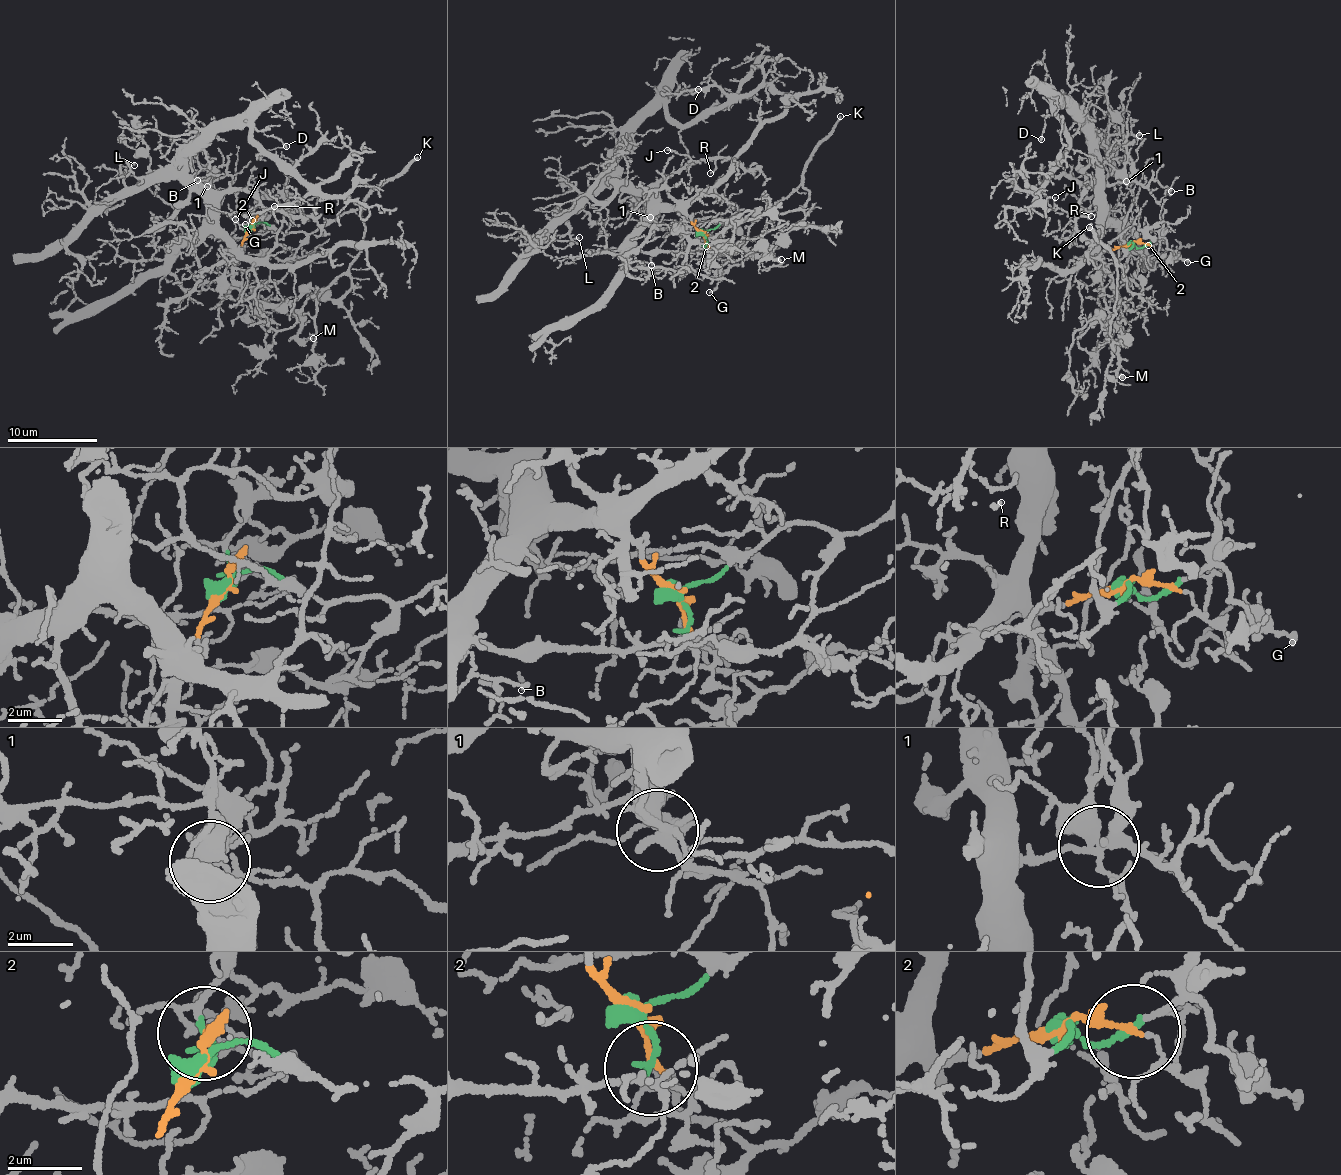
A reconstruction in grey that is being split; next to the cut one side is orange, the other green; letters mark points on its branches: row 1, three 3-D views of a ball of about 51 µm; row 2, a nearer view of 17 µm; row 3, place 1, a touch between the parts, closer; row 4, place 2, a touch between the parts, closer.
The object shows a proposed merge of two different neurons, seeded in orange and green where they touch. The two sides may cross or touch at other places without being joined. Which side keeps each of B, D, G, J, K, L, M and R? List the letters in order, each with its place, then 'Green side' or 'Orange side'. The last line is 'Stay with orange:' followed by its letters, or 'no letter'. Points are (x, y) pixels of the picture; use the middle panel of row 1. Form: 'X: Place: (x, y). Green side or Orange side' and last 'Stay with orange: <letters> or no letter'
B: Place: (651, 265). Orange side
D: Place: (698, 89). Orange side
G: Place: (709, 292). Green side
J: Place: (667, 150). Orange side
K: Place: (840, 116). Green side
L: Place: (579, 237). Orange side
M: Place: (781, 259). Green side
R: Place: (710, 173). Orange side
Stay with orange: B, D, J, L, R

